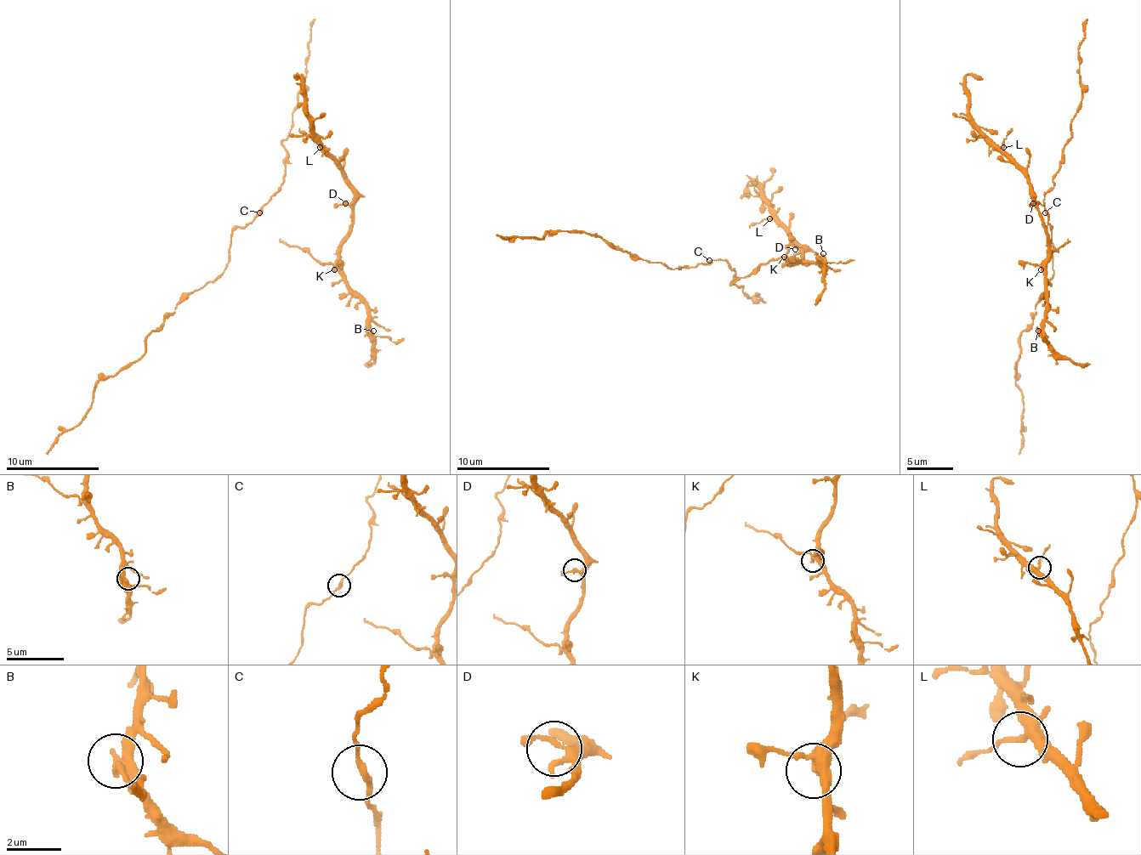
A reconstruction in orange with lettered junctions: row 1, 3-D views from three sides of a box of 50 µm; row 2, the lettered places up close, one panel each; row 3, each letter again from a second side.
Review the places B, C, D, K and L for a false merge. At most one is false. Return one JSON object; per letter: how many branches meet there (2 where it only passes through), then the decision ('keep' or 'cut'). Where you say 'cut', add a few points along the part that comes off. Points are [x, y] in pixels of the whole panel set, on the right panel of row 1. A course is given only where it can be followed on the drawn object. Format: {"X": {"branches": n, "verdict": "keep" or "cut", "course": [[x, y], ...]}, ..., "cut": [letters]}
{"B": {"branches": 4, "verdict": "keep"}, "C": {"branches": 2, "verdict": "keep"}, "D": {"branches": 4, "verdict": "keep"}, "K": {"branches": 4, "verdict": "cut", "course": [[1041, 270], [1047, 257], [1068, 238]]}, "L": {"branches": 4, "verdict": "keep"}, "cut": ["K"]}

